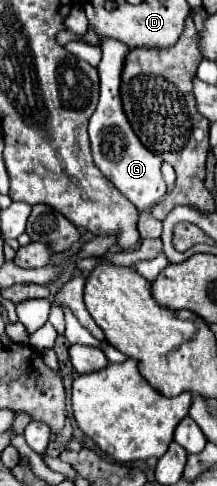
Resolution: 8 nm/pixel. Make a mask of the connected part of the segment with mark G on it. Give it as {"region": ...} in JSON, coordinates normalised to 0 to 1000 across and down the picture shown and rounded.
{"region":[[[456,78],[465,86],[465,103],[475,103],[475,123],[447,136],[456,144],[456,160],[465,160],[465,202],[456,202],[456,218],[429,230],[419,247],[410,247],[410,284],[419,284],[419,313],[429,313],[429,329],[438,337],[465,346],[465,354],[521,374],[521,383],[631,428],[636,457],[631,469],[650,490],[733,490],[742,486],[742,457],[714,453],[696,440],[677,440],[677,424],[724,420],[760,395],[760,370],[742,362],[742,337],[751,329],[733,329],[714,317],[696,317],[650,288],[622,280],[576,230],[567,230],[567,210],[558,210],[558,152],[567,152],[567,132],[585,119],[585,91],[548,86],[548,82],[512,82],[512,78]]]}

